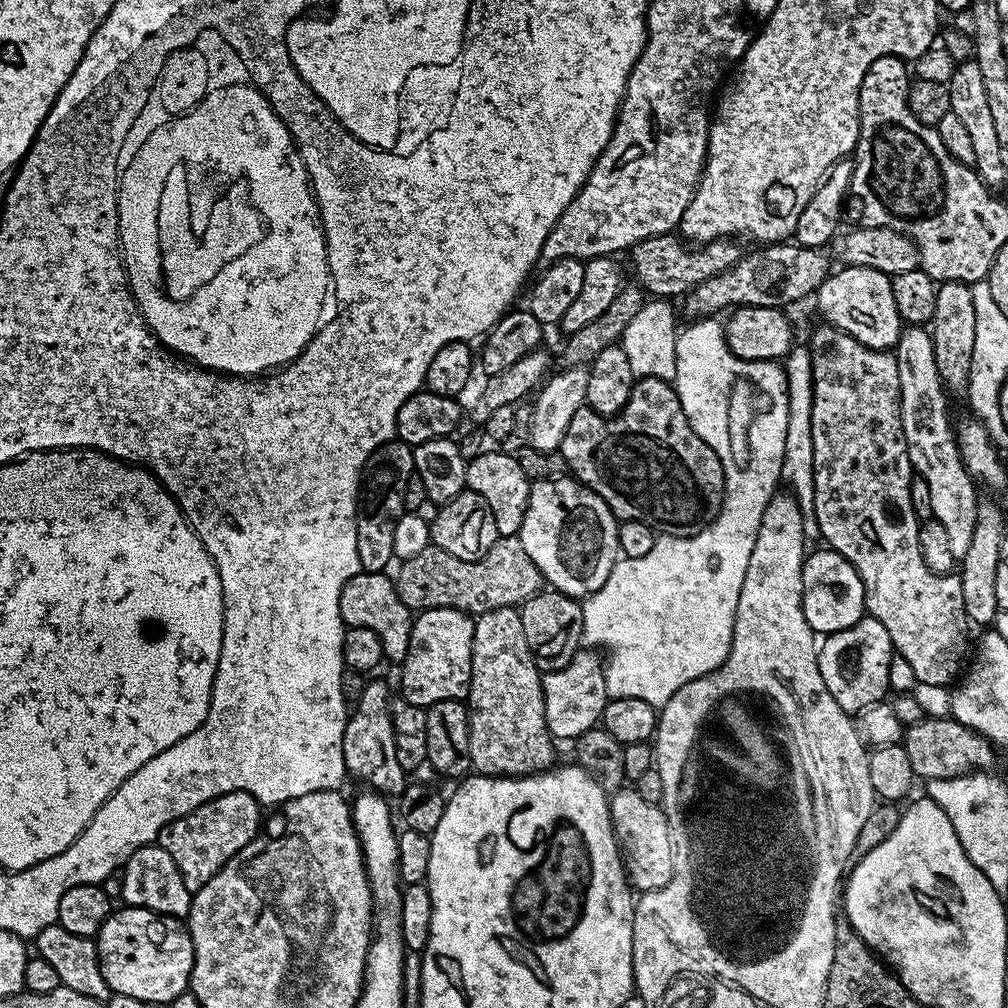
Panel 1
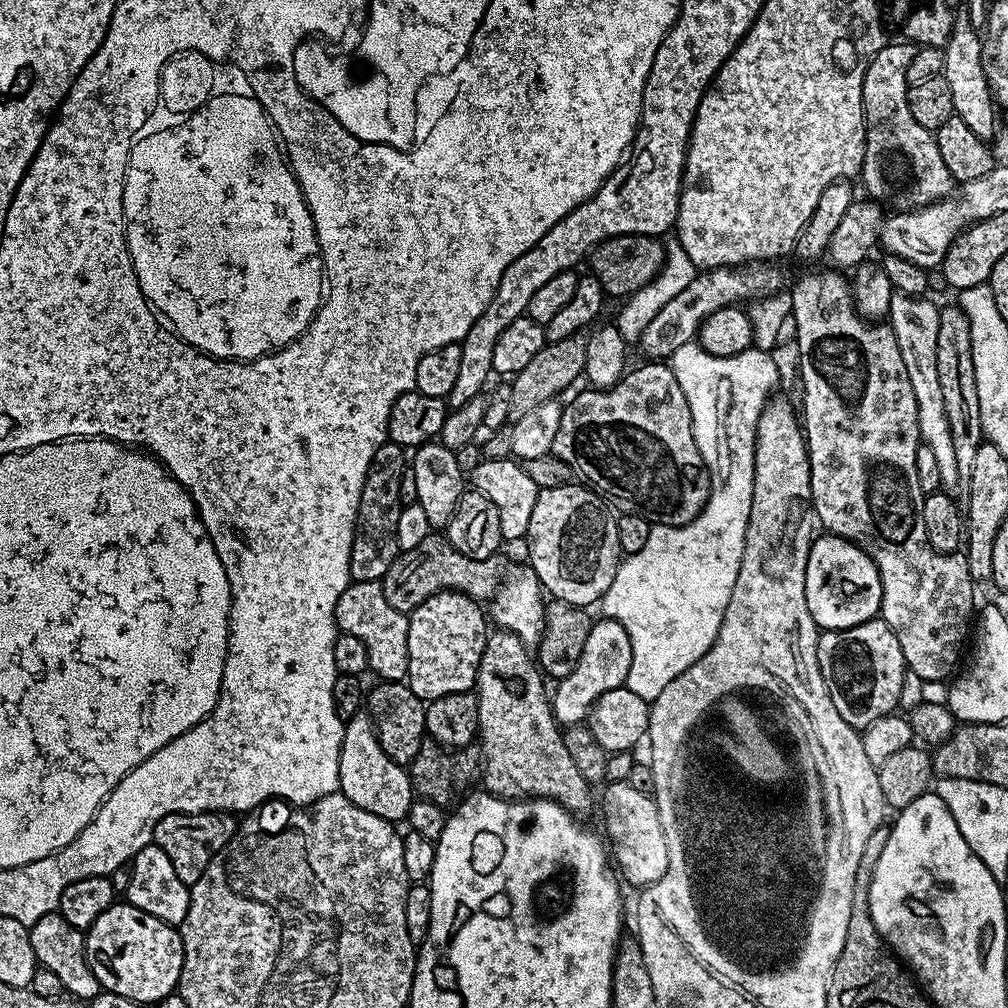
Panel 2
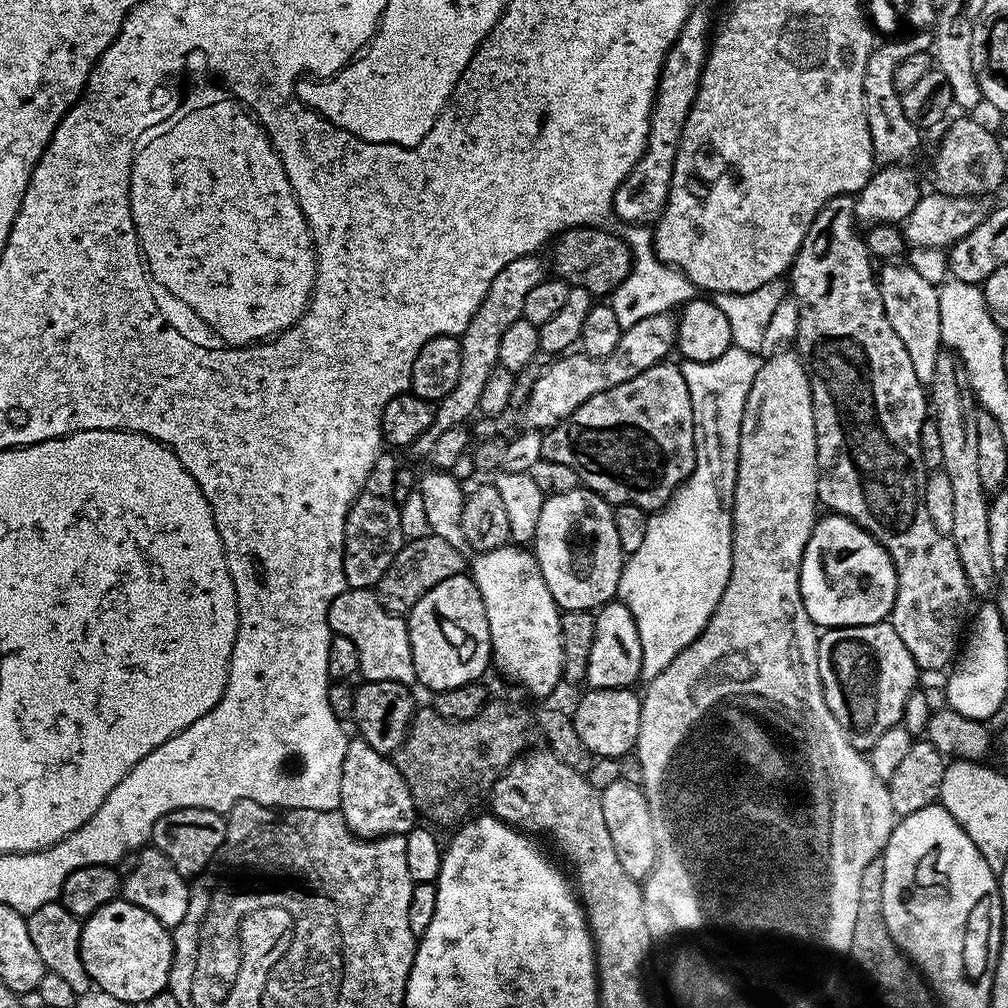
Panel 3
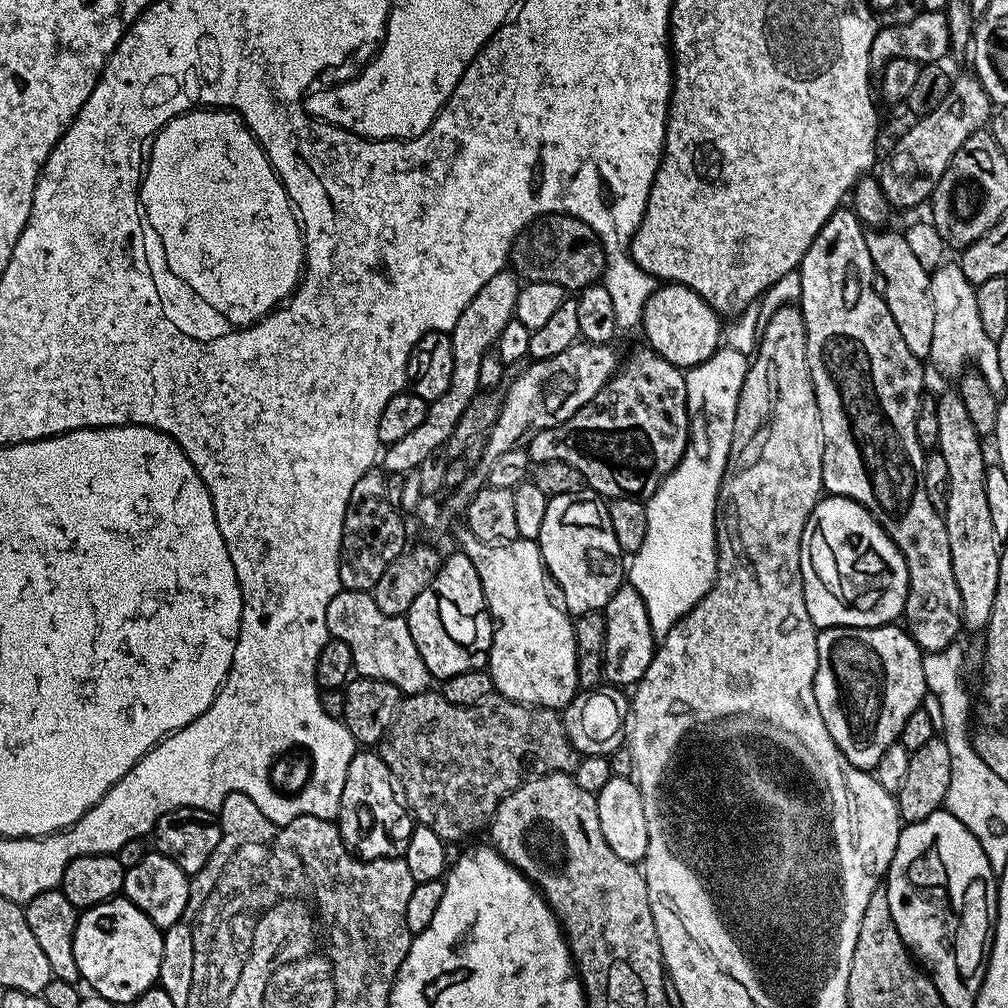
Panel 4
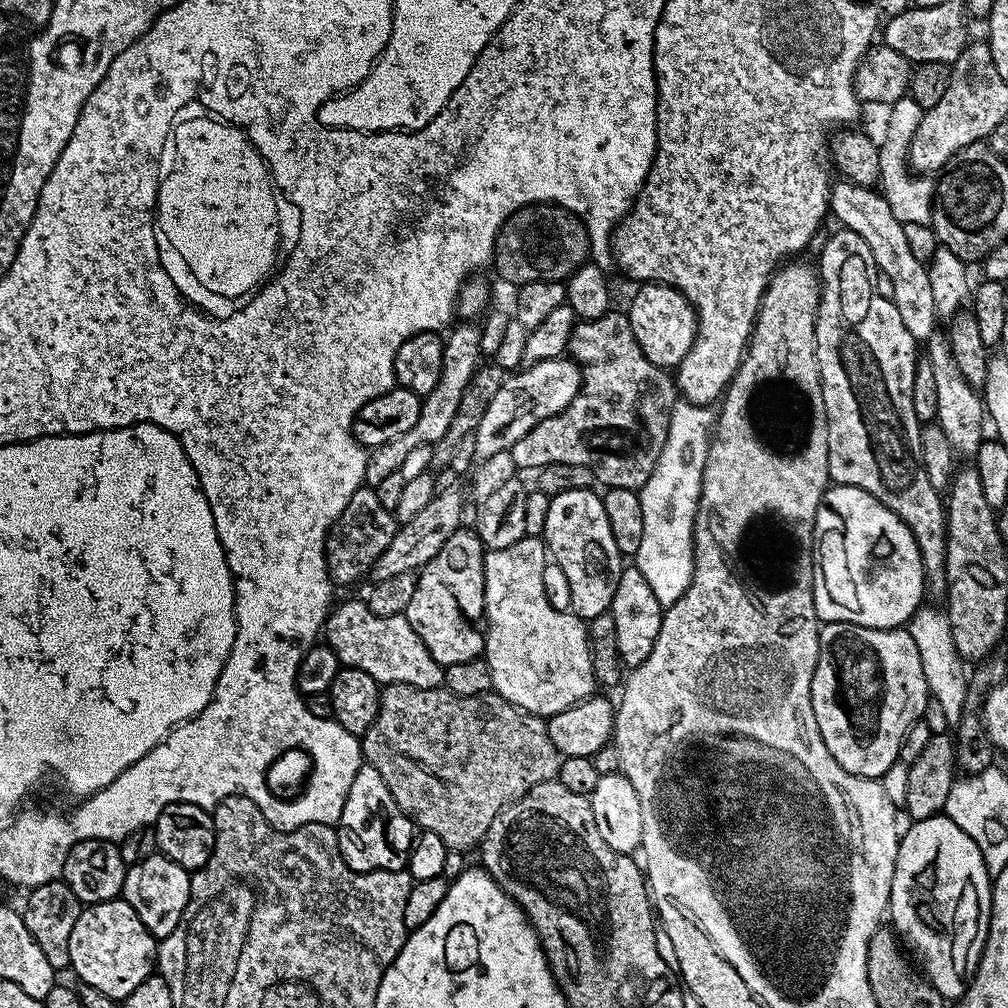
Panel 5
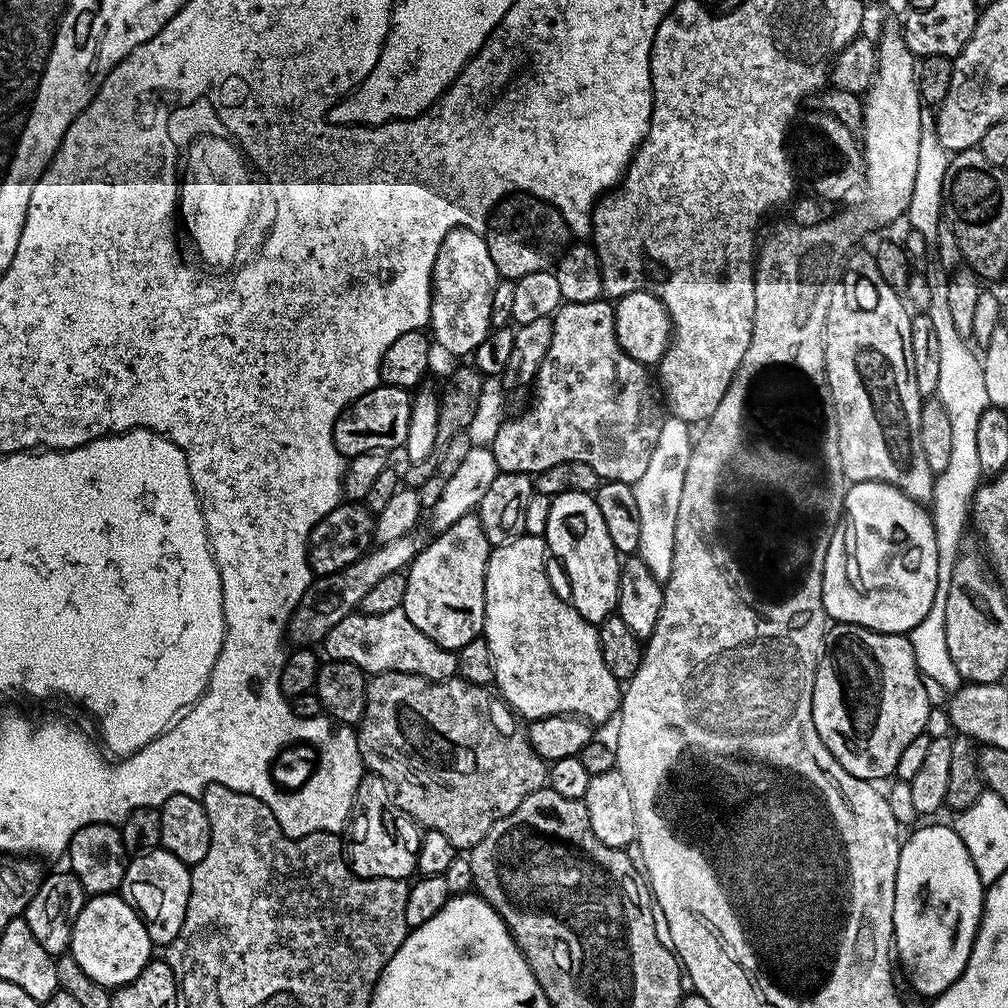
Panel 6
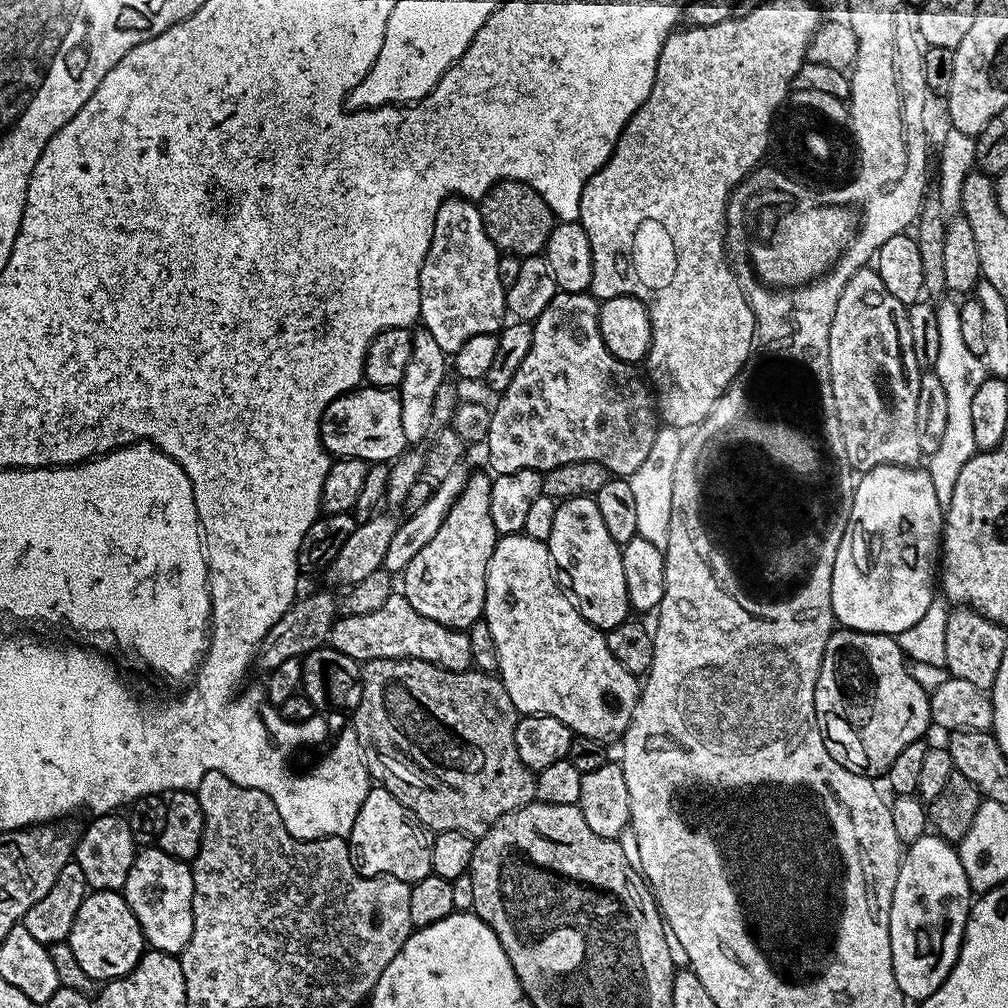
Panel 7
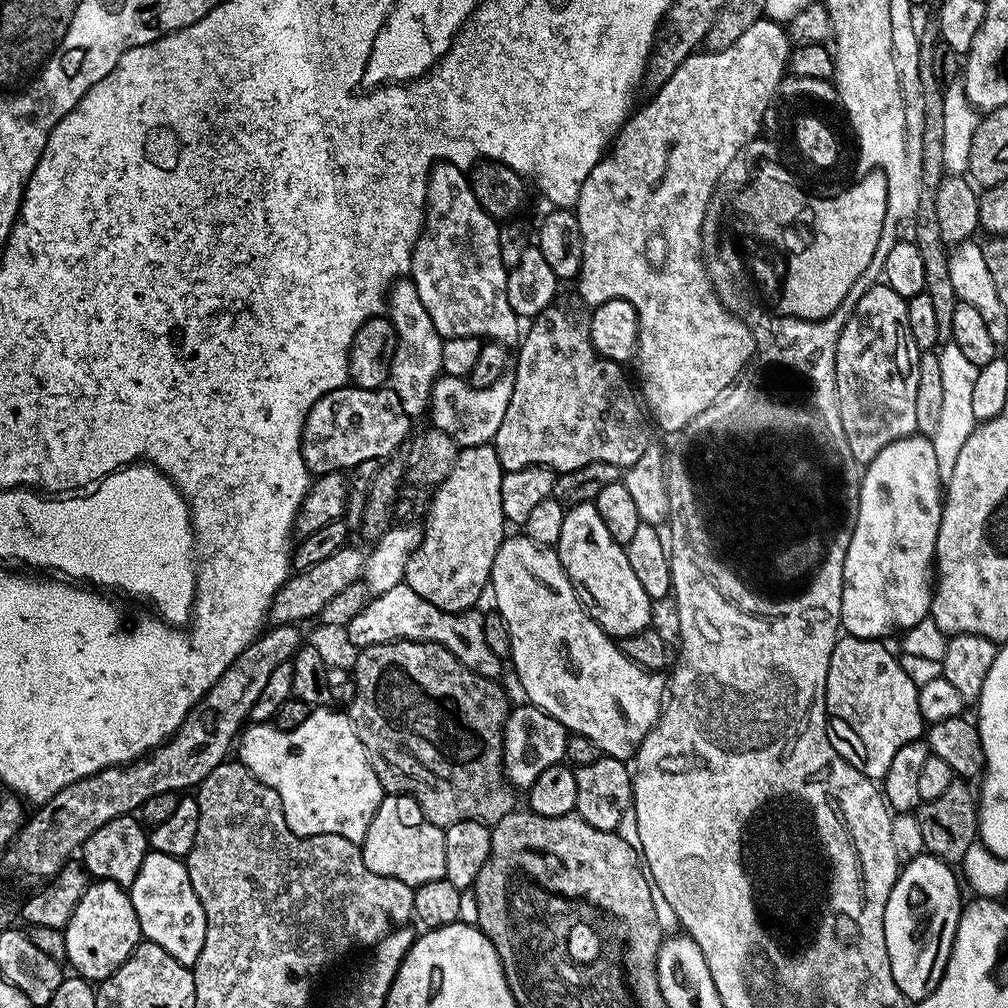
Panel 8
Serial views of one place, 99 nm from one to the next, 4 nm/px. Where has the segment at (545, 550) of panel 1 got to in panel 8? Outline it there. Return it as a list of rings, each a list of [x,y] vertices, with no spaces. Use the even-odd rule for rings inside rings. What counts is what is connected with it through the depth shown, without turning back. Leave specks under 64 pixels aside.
[[[595,503],[574,504],[565,511],[562,534],[558,534],[554,547],[581,606],[607,636],[638,634],[653,623],[654,602],[634,578],[625,545],[610,538],[610,530],[606,530]]]

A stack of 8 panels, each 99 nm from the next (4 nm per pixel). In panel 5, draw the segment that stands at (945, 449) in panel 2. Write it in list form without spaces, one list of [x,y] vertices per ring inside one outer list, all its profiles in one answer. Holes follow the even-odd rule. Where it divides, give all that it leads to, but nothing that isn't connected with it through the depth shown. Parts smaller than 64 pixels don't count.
[[[838,180],[838,183],[835,181],[829,189],[829,213],[839,221],[841,227],[858,234],[866,242],[879,273],[883,277],[885,275],[891,283],[890,298],[895,302],[895,308],[901,315],[906,330],[909,330],[918,342],[926,342],[938,326],[929,272],[927,265],[917,260],[910,251],[904,224],[896,220],[885,197],[875,189]]]

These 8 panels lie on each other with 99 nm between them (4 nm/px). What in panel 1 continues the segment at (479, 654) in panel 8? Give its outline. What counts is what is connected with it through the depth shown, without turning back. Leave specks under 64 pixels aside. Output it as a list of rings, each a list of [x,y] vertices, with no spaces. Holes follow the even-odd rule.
[[[363,570],[350,582],[344,584],[340,599],[340,617],[347,627],[366,626],[366,630],[374,630],[382,640],[385,661],[402,662],[410,646],[412,621],[414,612],[402,604],[396,593],[396,585],[391,575],[384,572],[365,572]]]

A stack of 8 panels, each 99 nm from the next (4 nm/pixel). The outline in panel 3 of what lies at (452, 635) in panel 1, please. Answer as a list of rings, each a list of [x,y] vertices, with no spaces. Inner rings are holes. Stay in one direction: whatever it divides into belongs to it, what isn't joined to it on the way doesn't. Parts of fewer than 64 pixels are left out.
[[[459,574],[438,582],[406,616],[416,679],[432,694],[477,683],[493,663],[490,626],[482,594],[471,575]]]

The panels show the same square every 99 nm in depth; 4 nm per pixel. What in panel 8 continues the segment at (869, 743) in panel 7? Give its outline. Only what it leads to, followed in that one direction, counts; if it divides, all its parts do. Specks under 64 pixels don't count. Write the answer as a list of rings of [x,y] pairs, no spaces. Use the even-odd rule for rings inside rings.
[[[841,635],[837,639],[834,650],[830,654],[830,670],[826,674],[826,710],[828,711],[828,737],[834,746],[836,753],[844,759],[854,770],[858,770],[864,776],[869,776],[871,780],[877,782],[883,781],[886,770],[890,770],[890,761],[894,759],[894,754],[898,754],[898,750],[902,750],[902,746],[906,746],[906,742],[914,742],[921,739],[926,732],[926,722],[922,718],[922,714],[918,710],[918,687],[908,674],[902,670],[897,657],[890,649],[887,643],[881,642],[879,639],[867,640],[861,636]]]

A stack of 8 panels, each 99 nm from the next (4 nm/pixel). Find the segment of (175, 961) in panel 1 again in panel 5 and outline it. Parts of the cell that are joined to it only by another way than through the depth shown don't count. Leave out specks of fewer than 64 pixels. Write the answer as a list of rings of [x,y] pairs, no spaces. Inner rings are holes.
[[[123,898],[81,907],[78,922],[70,934],[70,968],[76,971],[80,984],[102,990],[114,1001],[122,1002],[145,980],[153,975],[157,937],[146,930],[142,918]]]

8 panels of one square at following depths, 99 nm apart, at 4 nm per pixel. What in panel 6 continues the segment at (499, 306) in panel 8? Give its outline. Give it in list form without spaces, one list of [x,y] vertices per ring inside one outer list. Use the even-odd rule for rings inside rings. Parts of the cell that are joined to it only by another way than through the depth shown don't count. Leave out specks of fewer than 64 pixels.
[[[455,228],[446,234],[432,267],[432,306],[428,319],[431,339],[439,347],[441,344],[456,356],[475,353],[493,329],[490,310],[494,306],[497,279],[487,239],[477,229]]]

